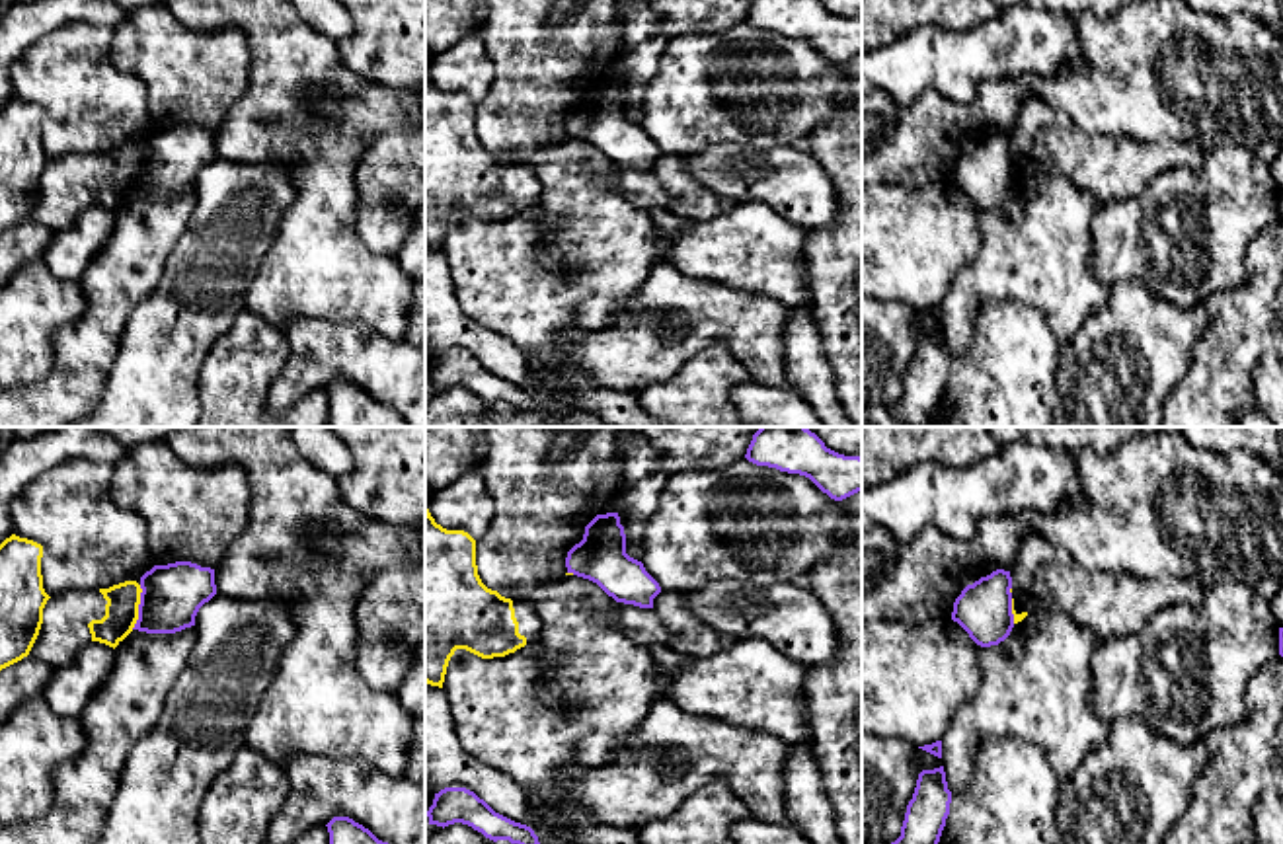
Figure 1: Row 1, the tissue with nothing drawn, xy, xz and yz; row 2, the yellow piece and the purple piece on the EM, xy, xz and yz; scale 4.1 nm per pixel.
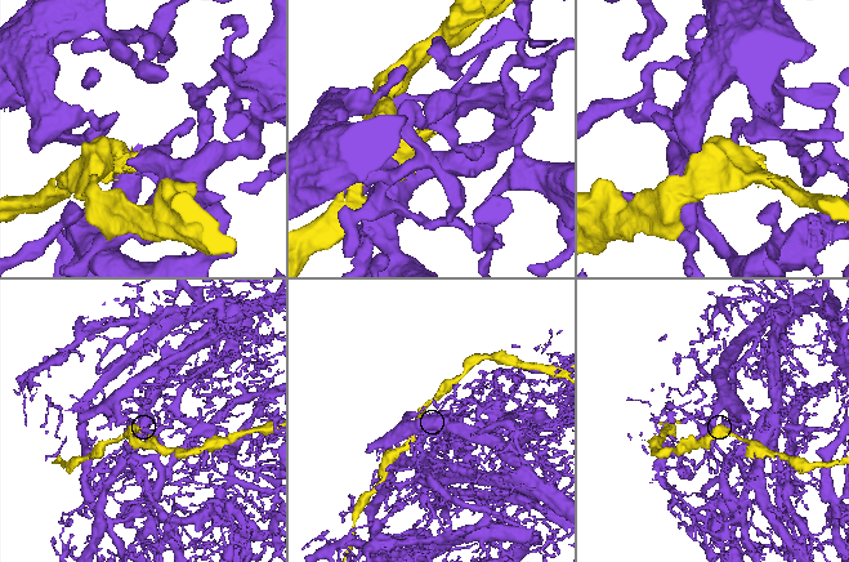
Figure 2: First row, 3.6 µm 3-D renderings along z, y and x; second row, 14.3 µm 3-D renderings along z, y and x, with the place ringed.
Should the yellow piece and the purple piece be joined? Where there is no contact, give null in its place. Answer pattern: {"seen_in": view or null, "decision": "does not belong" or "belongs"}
{"seen_in": "xy", "decision": "does not belong"}

